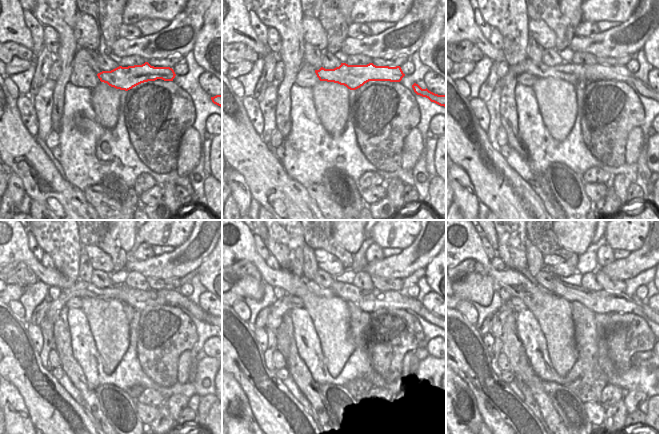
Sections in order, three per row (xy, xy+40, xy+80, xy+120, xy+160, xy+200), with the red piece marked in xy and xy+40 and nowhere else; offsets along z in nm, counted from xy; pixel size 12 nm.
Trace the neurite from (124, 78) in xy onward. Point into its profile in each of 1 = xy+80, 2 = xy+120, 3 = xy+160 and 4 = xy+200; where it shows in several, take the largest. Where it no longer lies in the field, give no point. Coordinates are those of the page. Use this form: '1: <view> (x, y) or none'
1: xy+80 (575, 74)
2: xy+120 (79, 289)
3: xy+160 (280, 307)
4: xy+200 (498, 320)

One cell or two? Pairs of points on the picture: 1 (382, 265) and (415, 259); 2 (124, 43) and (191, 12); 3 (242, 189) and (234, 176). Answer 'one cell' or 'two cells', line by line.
1: one cell
2: one cell
3: one cell

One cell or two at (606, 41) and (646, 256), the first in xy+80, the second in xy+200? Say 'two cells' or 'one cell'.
one cell

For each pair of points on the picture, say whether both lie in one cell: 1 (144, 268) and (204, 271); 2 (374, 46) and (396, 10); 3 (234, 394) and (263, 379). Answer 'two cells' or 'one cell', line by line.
1: two cells
2: two cells
3: two cells

